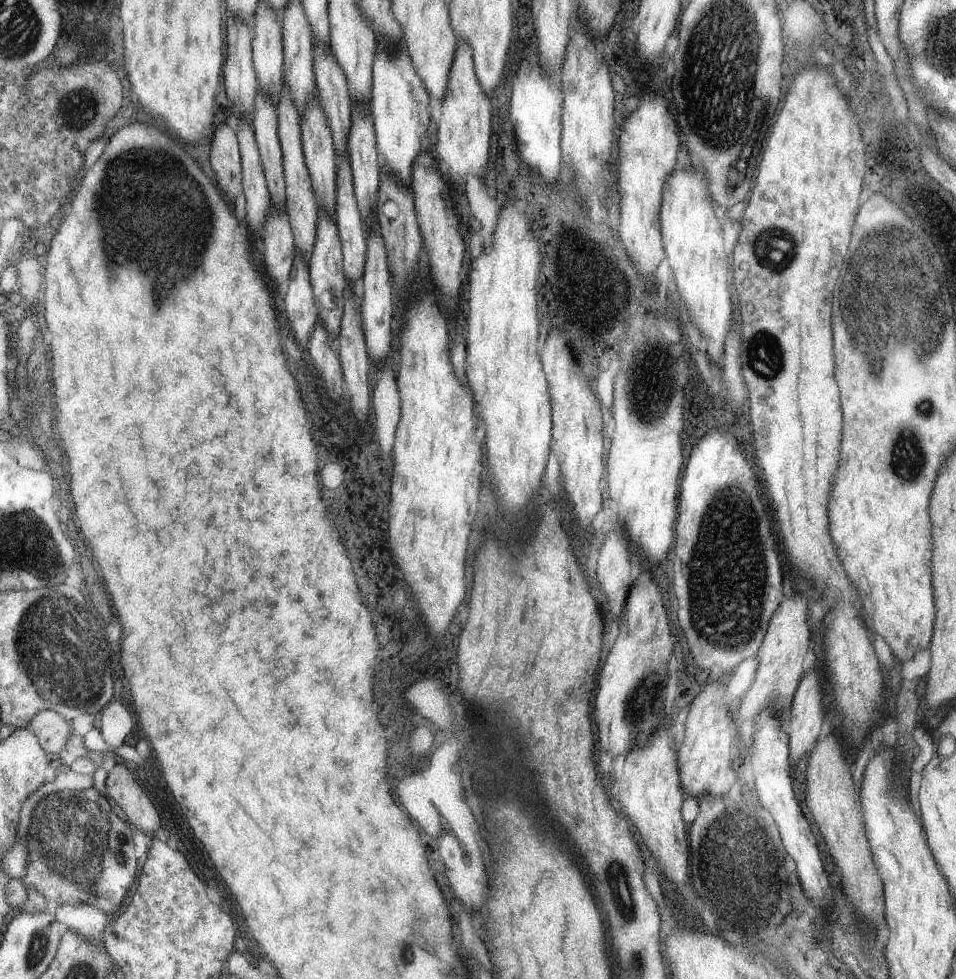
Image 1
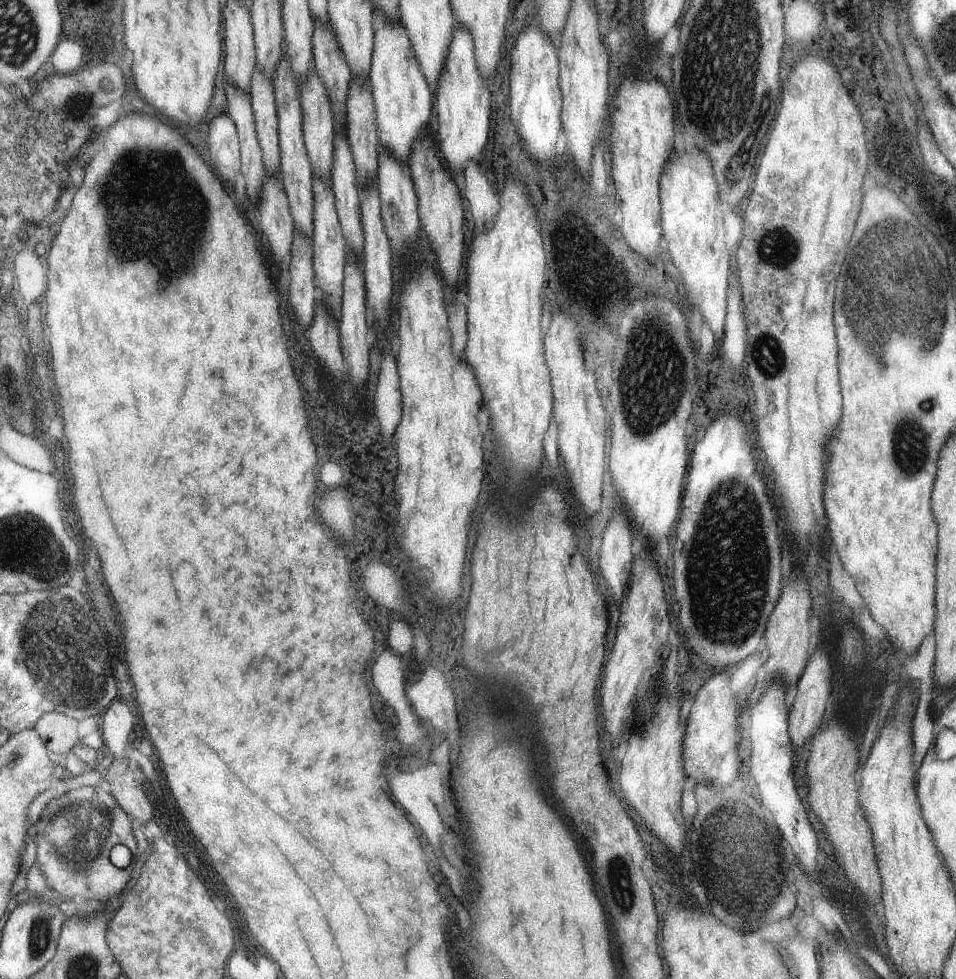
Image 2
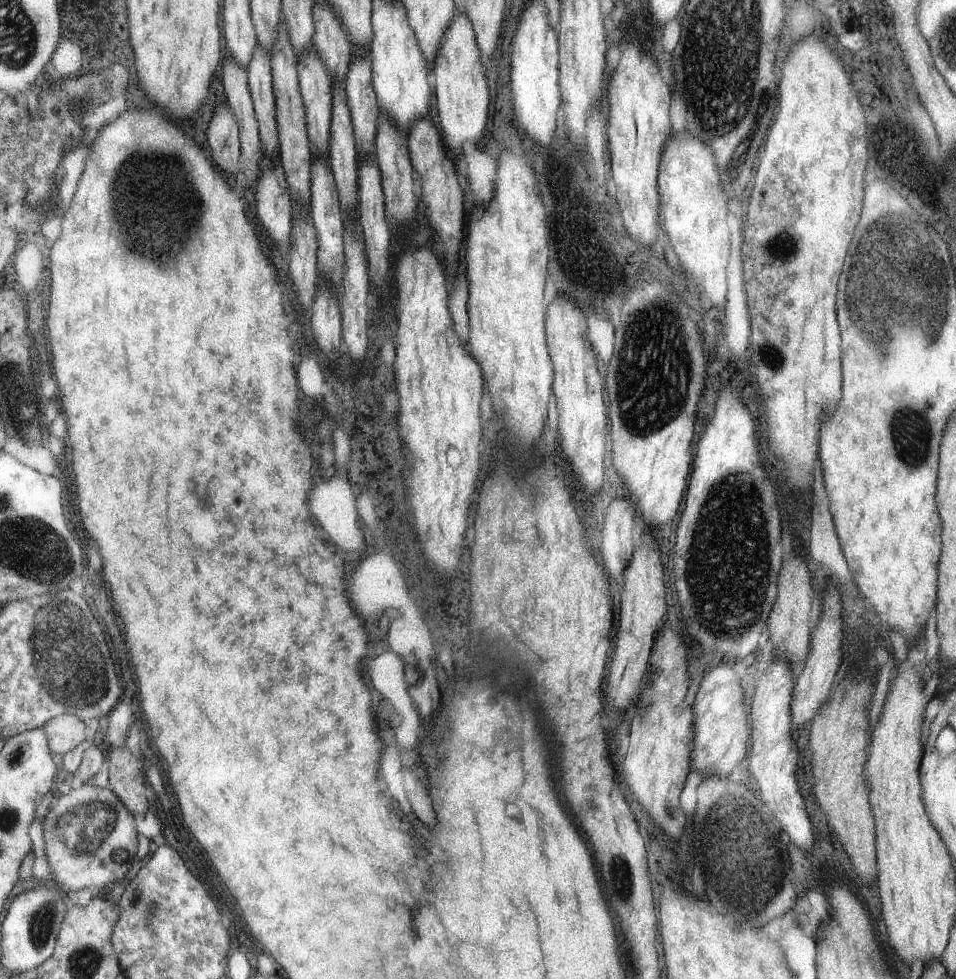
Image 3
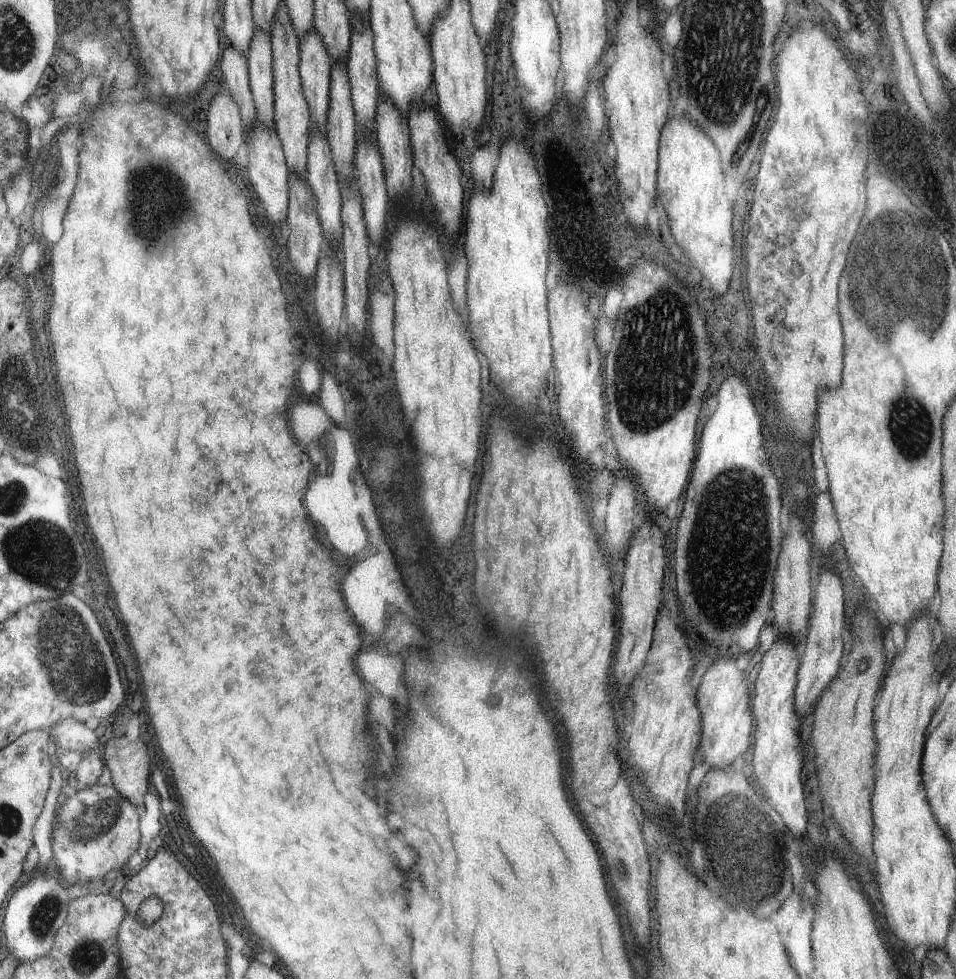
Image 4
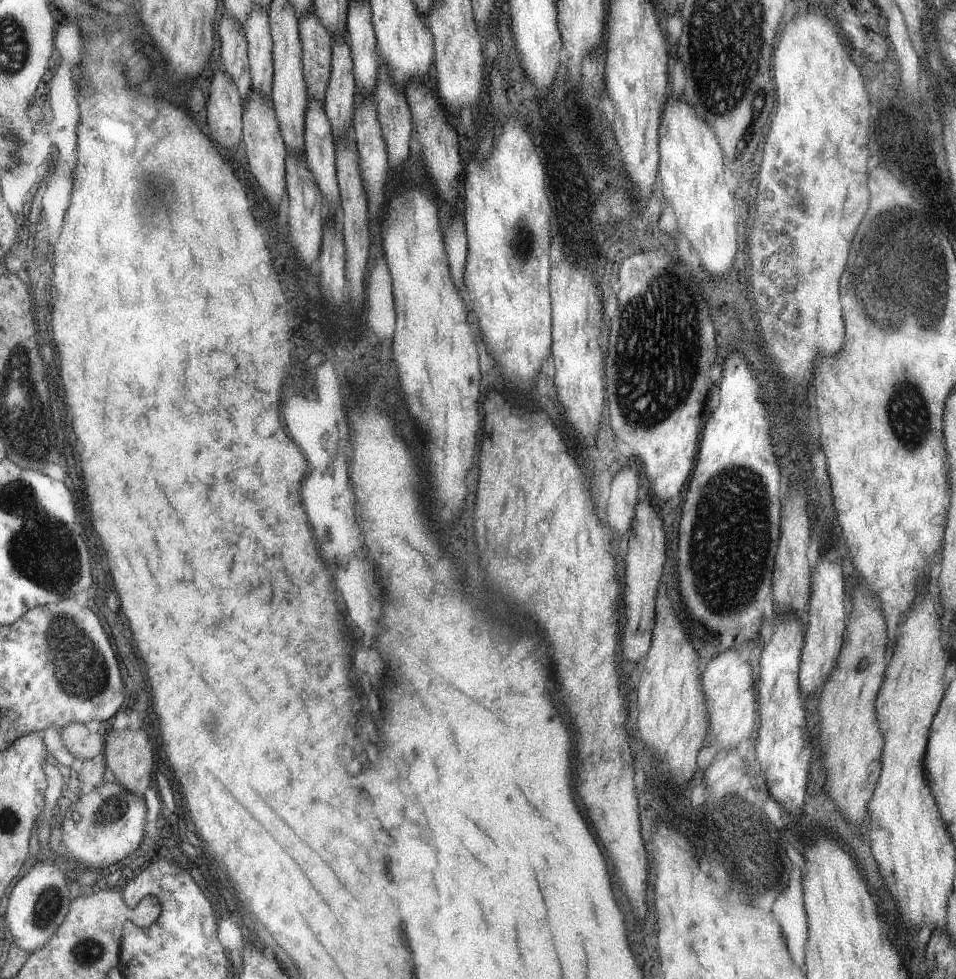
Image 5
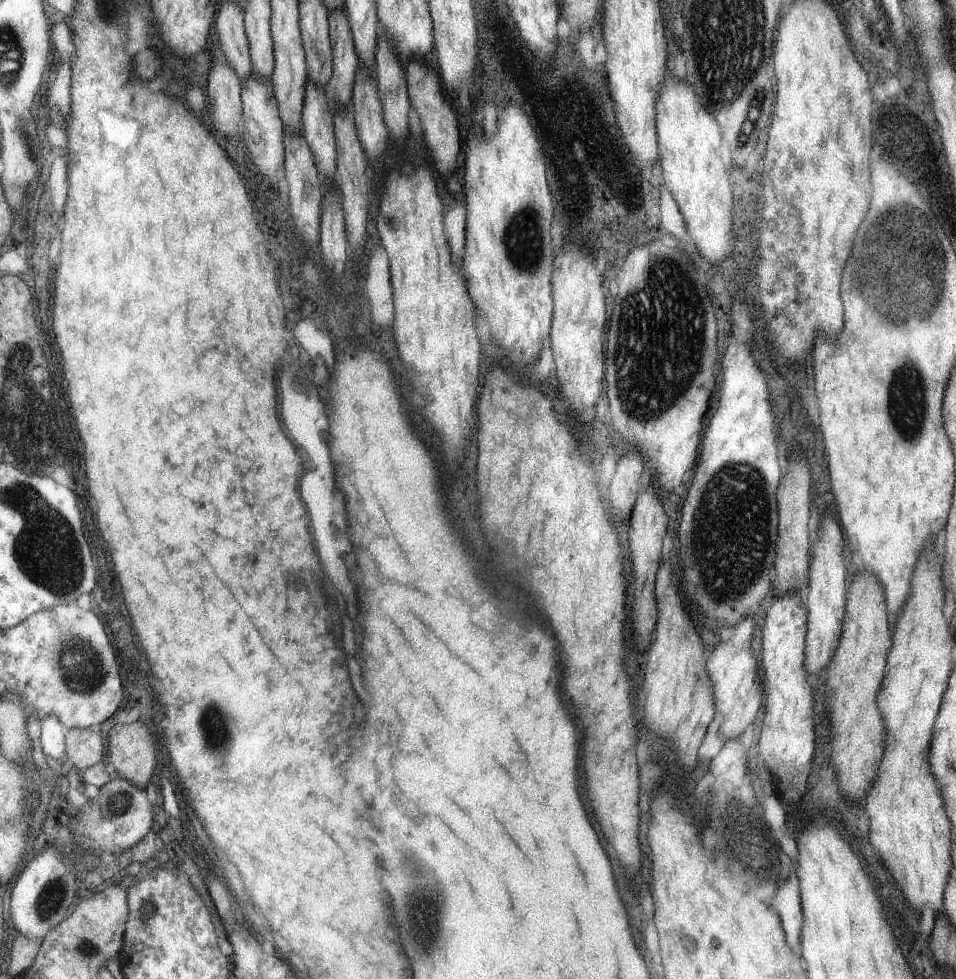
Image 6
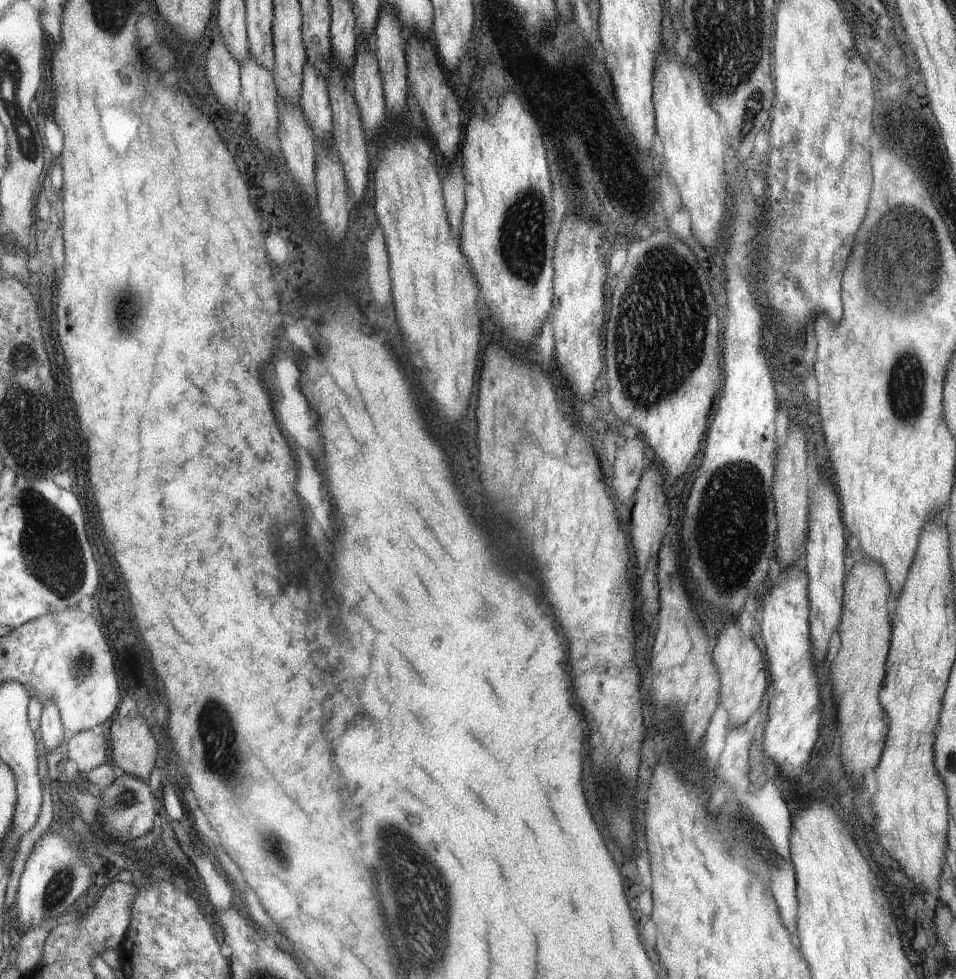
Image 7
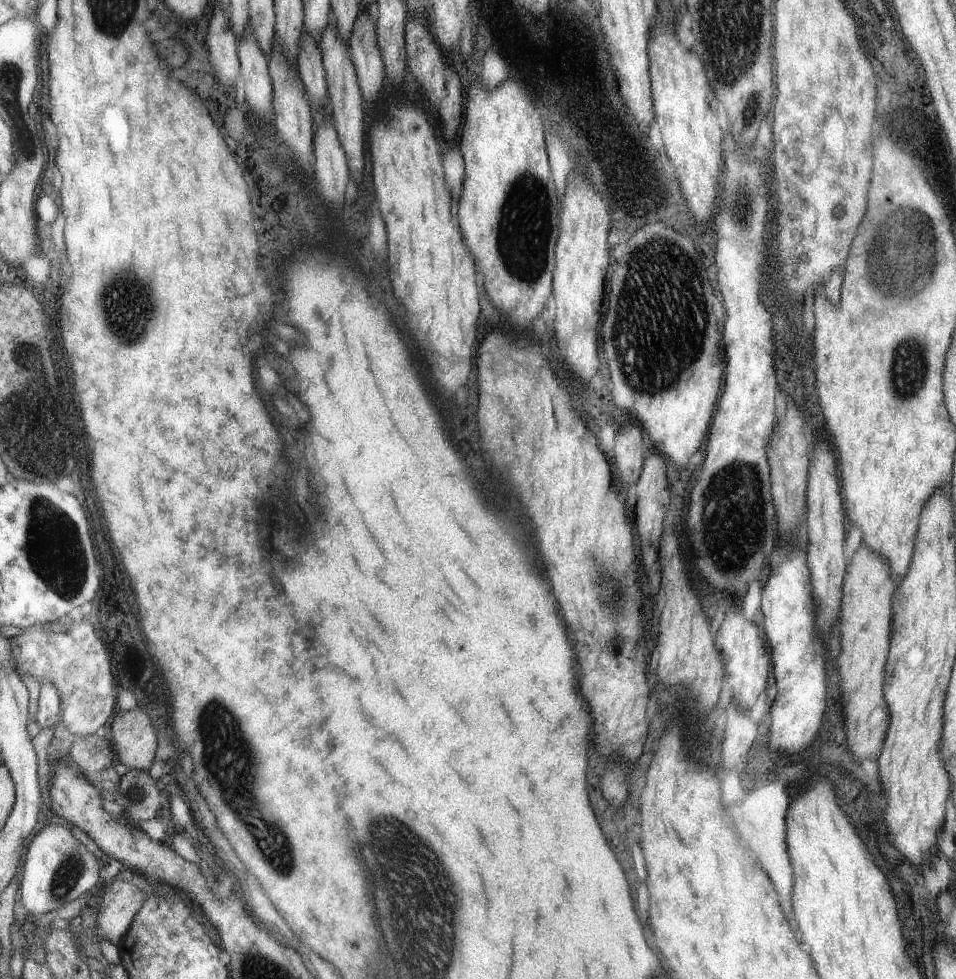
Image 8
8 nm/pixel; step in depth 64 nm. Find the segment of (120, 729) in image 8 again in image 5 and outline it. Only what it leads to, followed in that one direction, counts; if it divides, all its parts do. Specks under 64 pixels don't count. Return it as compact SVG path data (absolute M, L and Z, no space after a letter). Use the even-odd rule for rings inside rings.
M129 728L116 732L111 730L106 737L106 759L115 773L117 783L137 798L145 796L152 780L152 746L144 730Z

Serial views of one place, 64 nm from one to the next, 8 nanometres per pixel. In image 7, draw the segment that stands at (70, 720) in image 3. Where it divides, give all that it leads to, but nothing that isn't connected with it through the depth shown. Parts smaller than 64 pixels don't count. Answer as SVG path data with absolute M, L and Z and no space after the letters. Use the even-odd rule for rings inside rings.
M92 731L72 733L67 743L70 758L79 764L79 769L84 773L89 774L92 770L99 768L104 763L110 762L112 759L111 742L104 734L96 735Z

